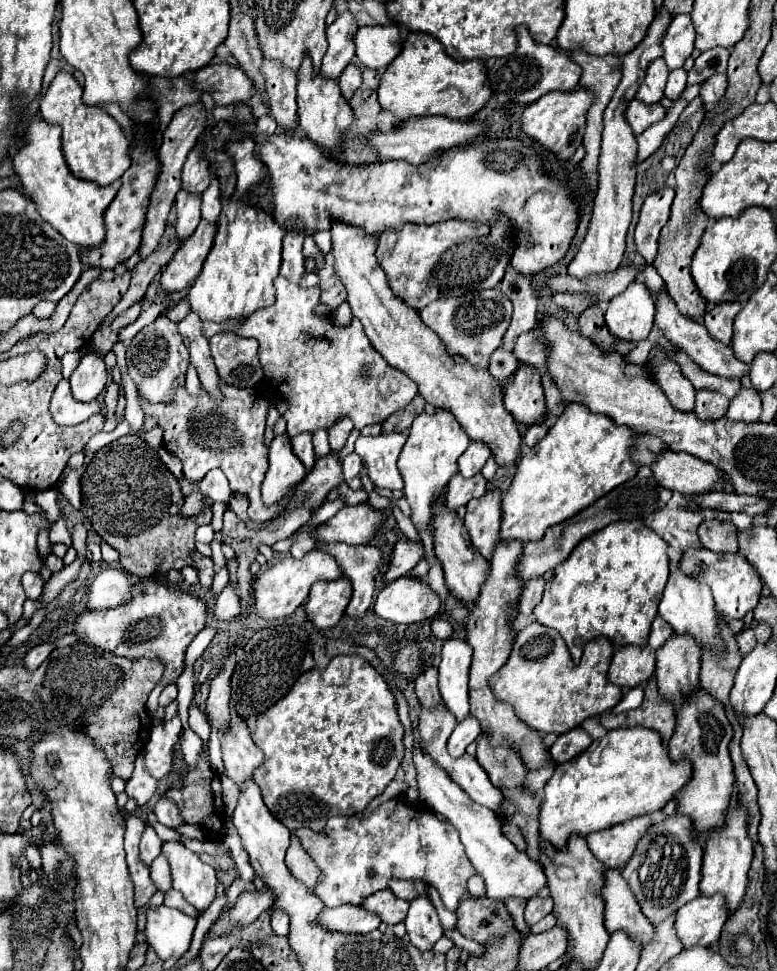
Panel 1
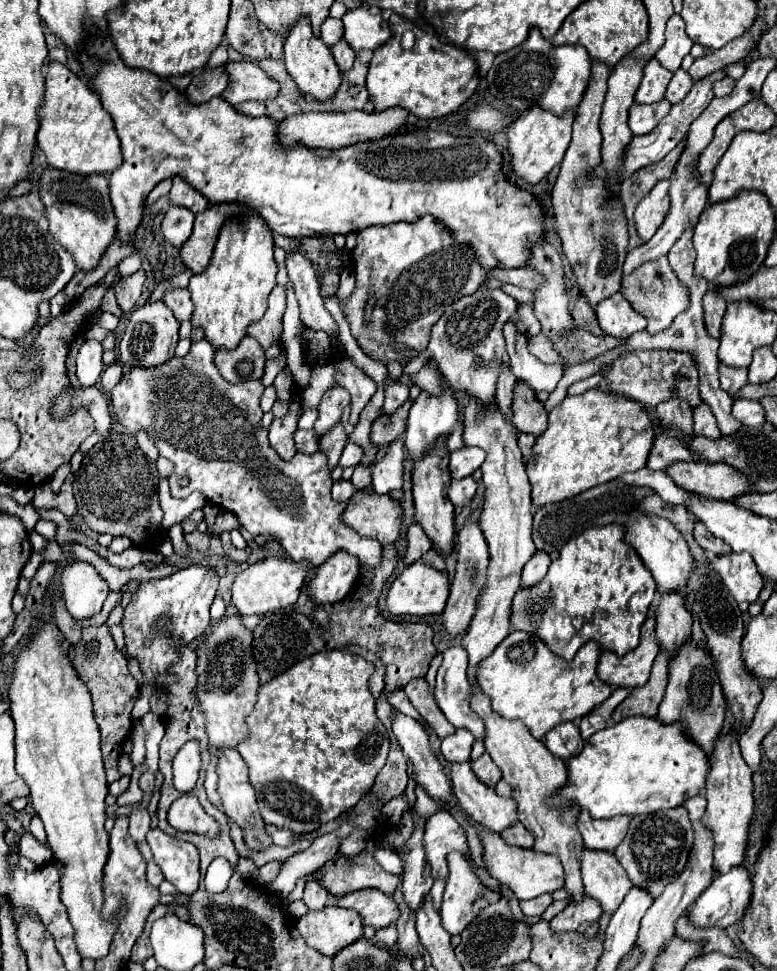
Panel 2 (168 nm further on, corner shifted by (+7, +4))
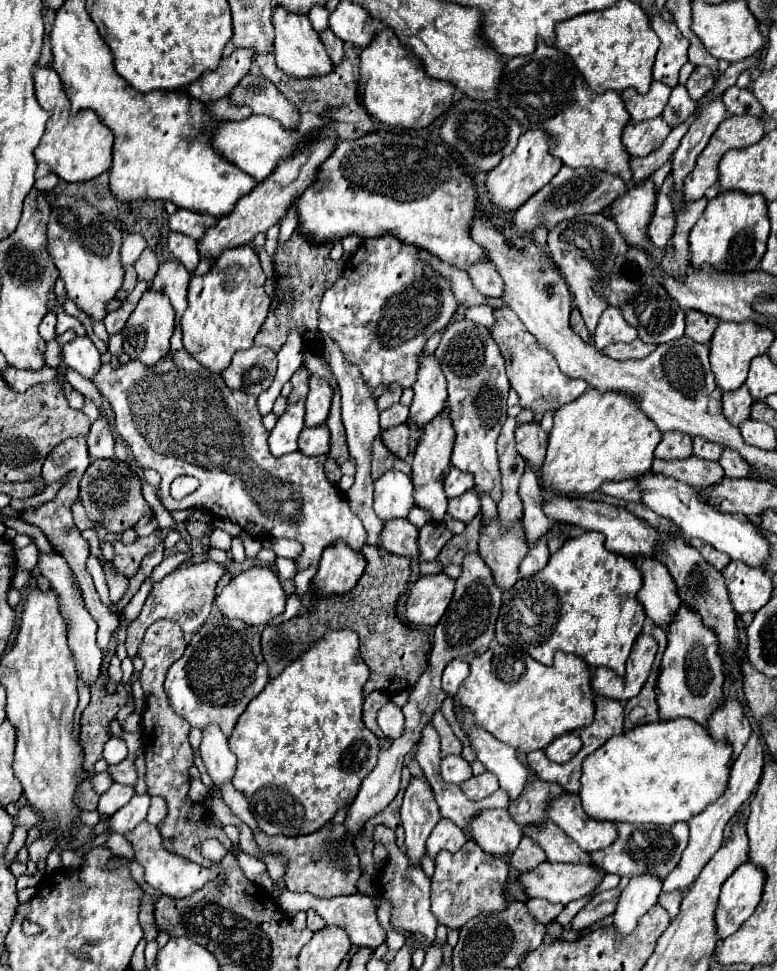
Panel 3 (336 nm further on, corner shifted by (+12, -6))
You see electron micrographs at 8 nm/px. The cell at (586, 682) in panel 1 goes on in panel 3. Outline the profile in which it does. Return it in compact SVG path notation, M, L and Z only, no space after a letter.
M494 644L484 654L476 656L470 662L470 676L462 682L458 694L454 696L454 704L470 710L474 714L474 722L478 728L490 732L496 740L512 746L520 754L528 754L532 750L546 748L558 736L566 732L574 732L594 718L594 692L590 688L590 672L586 662L576 654L565 654L558 651L555 654L552 666L542 666L528 654L510 650L506 646Z

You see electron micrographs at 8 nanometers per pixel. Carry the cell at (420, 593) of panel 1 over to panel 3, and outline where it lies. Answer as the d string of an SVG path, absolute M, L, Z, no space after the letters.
M442 574L422 576L410 590L406 618L414 624L436 626L454 596L454 578Z

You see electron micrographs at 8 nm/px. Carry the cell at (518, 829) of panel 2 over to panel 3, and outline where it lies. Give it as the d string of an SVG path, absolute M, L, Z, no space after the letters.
M526 836L522 838L518 850L514 850L514 854L510 856L510 866L518 872L530 872L542 862L546 862L546 854L542 852L542 848L536 846L536 842Z

